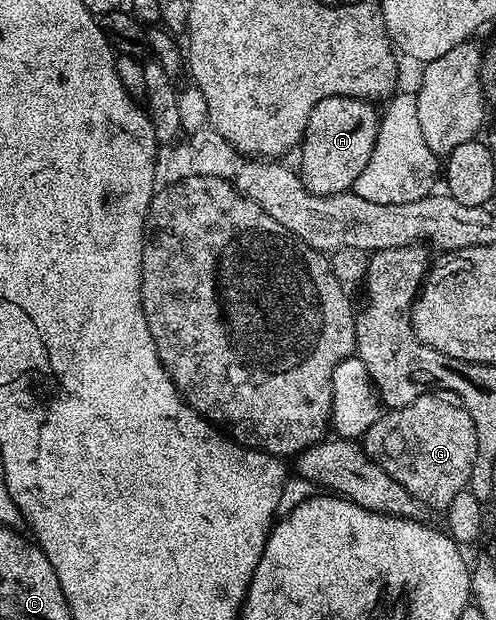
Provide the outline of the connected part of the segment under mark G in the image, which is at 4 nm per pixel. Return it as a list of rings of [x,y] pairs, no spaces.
[[[426,394],[402,408],[382,411],[380,418],[366,430],[363,447],[418,504],[426,509],[444,510],[455,494],[469,487],[477,453],[475,422],[471,422],[471,414],[456,399]]]

